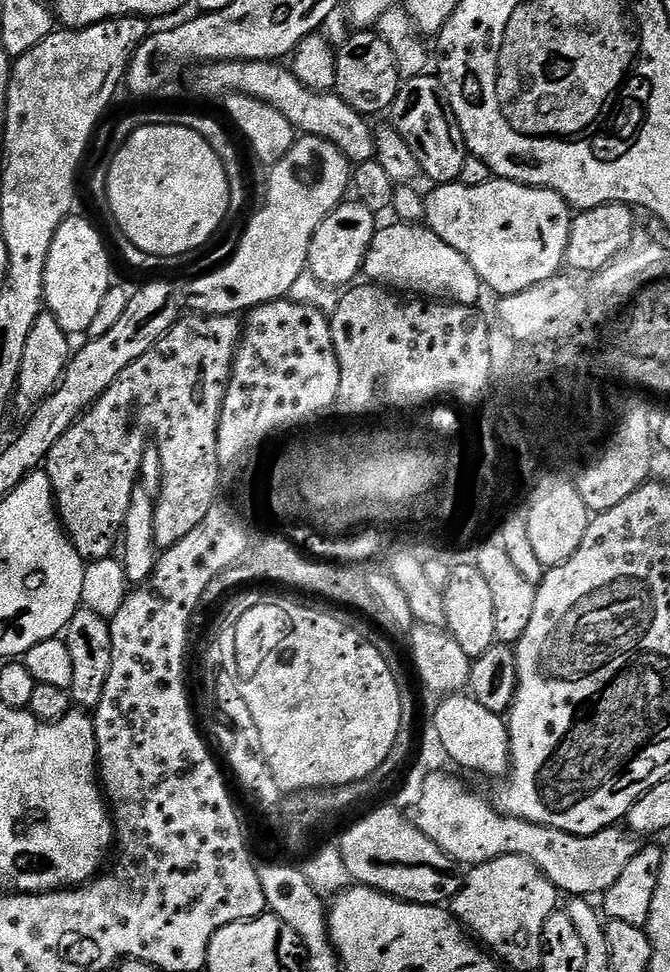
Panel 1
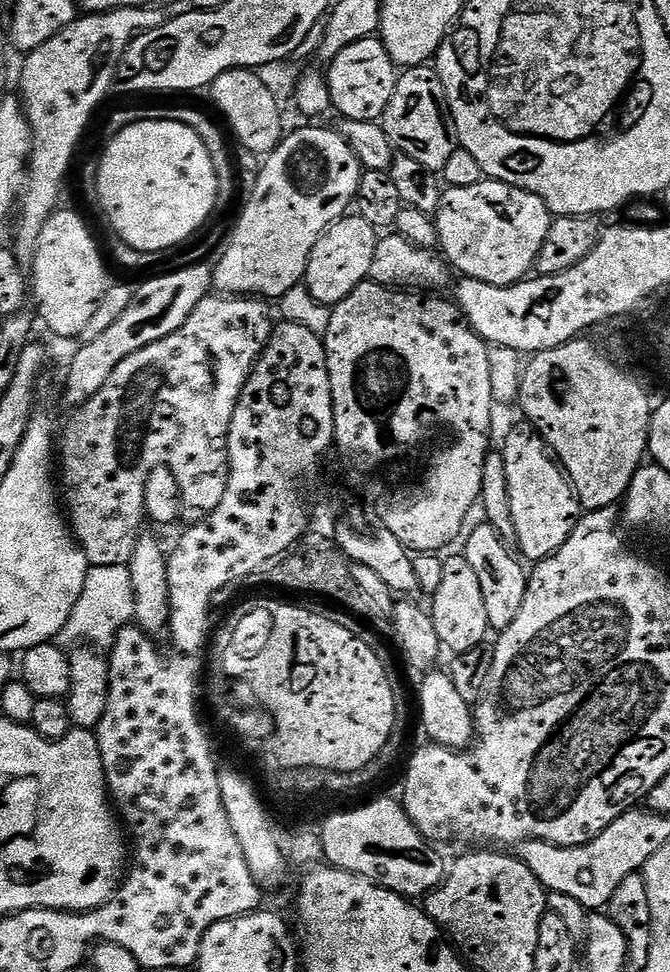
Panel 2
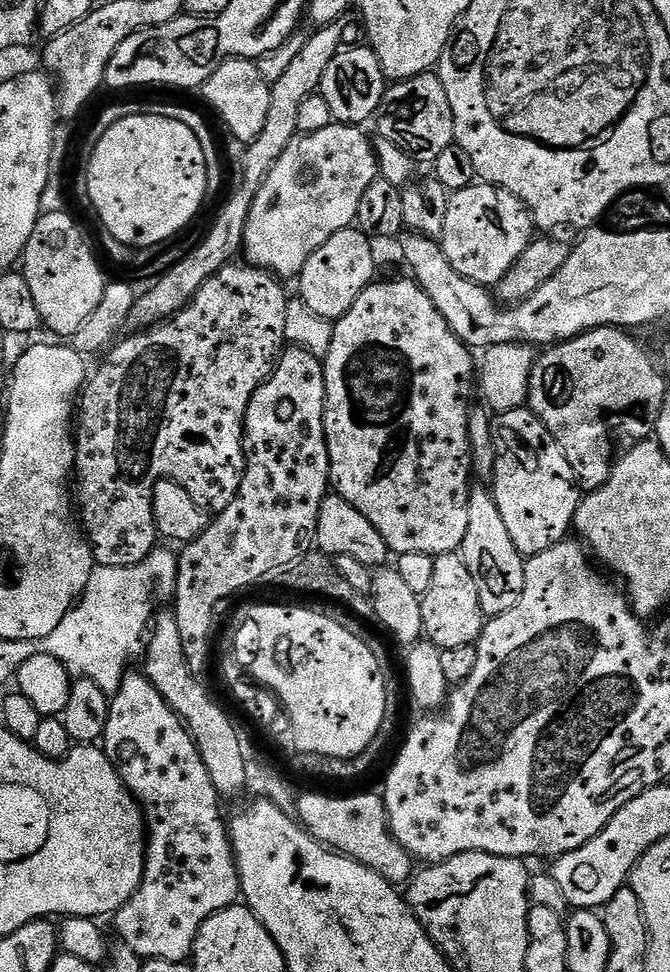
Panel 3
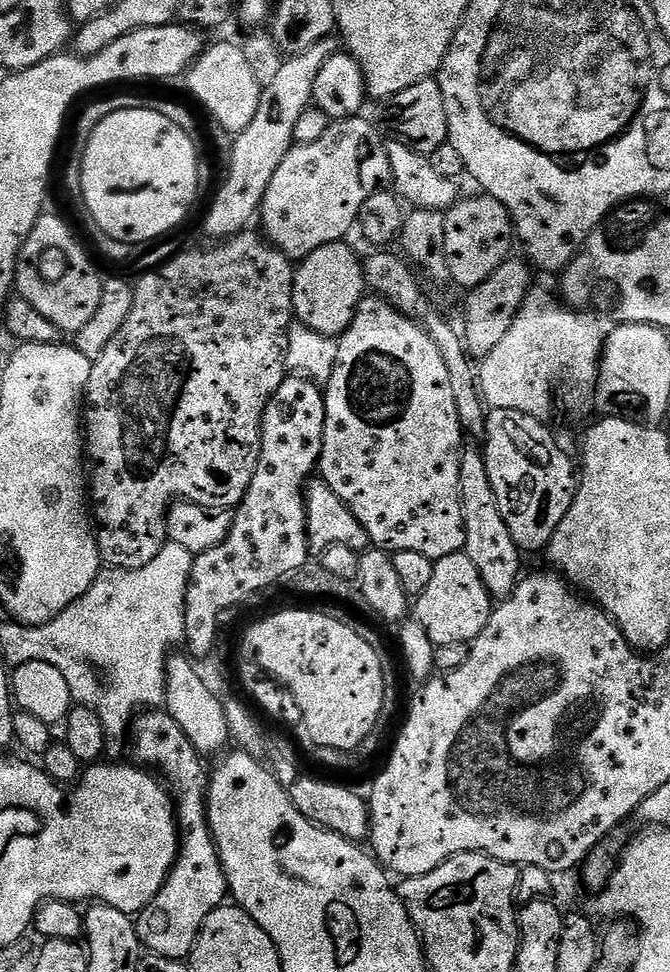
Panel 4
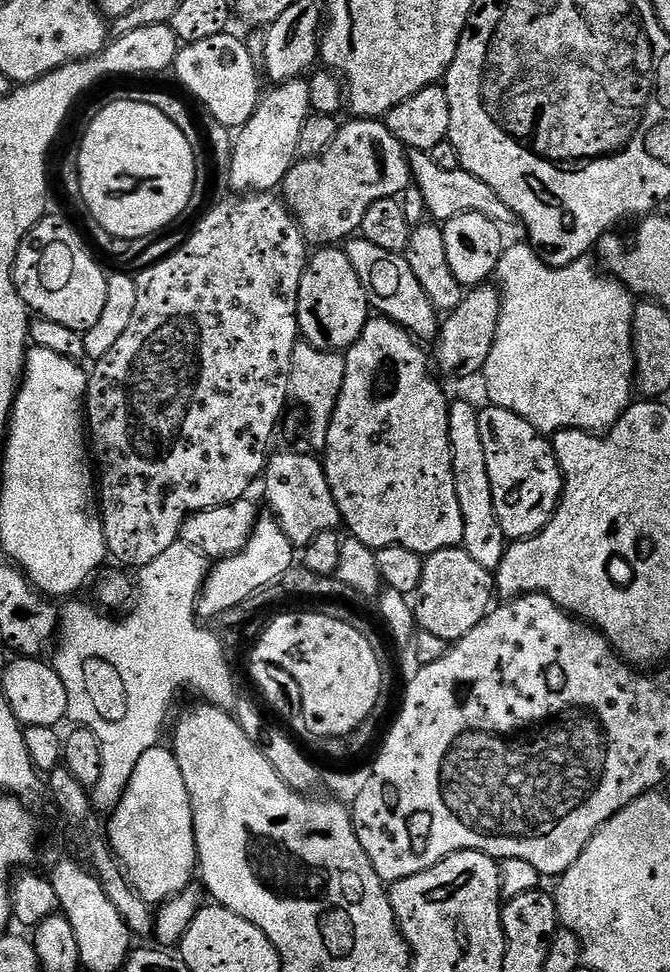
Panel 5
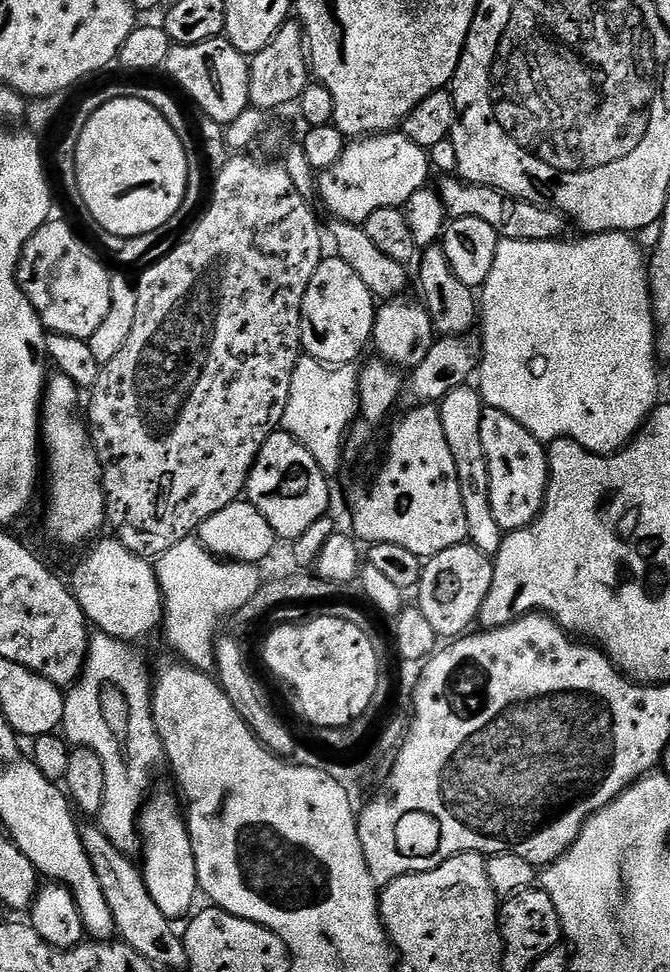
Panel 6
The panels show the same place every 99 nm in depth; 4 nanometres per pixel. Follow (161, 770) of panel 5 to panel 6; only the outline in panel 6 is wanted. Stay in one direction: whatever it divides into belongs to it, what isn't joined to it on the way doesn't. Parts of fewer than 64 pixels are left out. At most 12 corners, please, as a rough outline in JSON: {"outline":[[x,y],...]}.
{"outline":[[149,795],[138,817],[144,881],[173,922],[198,897],[181,801]]}

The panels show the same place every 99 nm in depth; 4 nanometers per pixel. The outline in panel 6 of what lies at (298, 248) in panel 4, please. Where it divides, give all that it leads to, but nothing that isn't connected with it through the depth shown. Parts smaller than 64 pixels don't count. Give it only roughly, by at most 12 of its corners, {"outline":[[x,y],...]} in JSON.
{"outline":[[403,131],[345,143],[319,173],[329,217],[363,226],[427,182]]}

